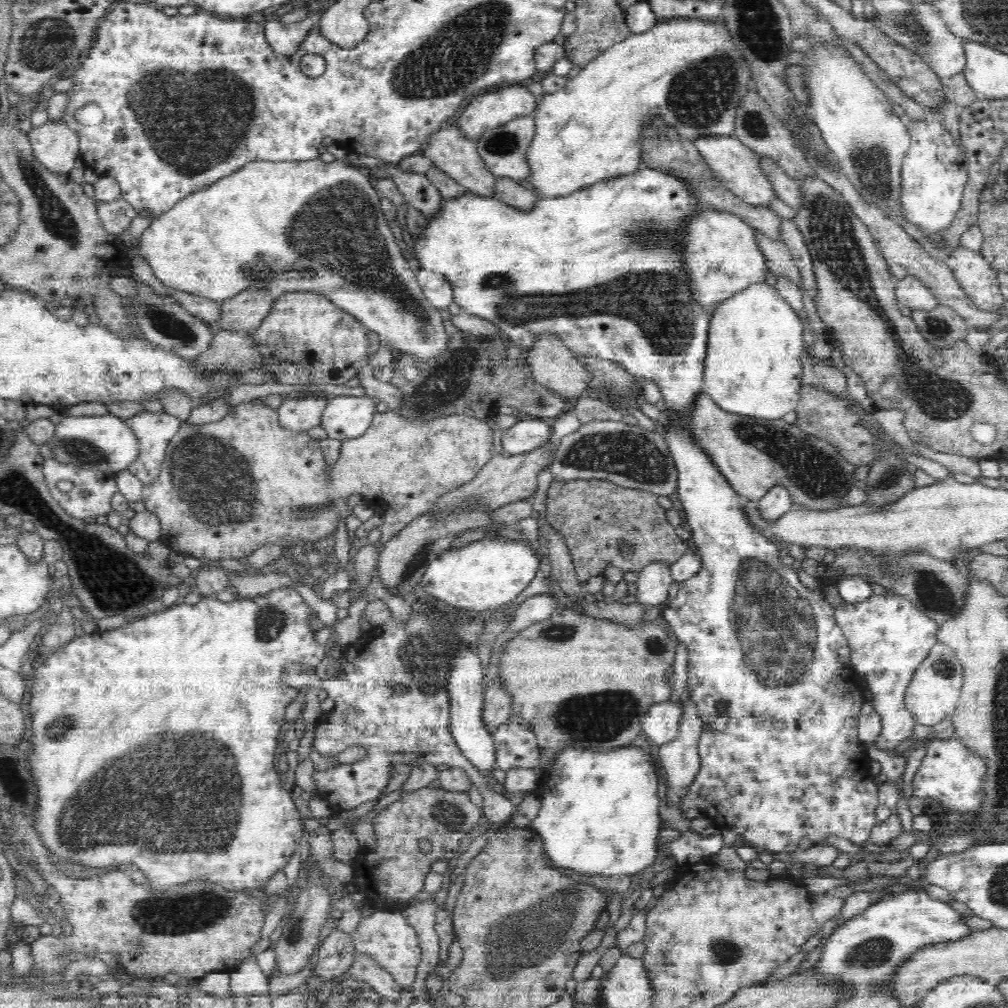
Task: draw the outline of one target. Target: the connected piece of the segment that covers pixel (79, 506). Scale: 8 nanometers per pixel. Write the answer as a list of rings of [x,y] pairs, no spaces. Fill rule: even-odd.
[[[46,459],[43,464],[43,475],[45,476],[46,485],[49,493],[54,497],[54,500],[65,511],[74,518],[84,519],[88,516],[102,516],[108,515],[112,510],[110,501],[114,493],[120,492],[118,484],[113,475],[108,475],[100,471],[81,469],[72,464],[62,464],[54,459]],[[70,481],[74,483],[74,488],[68,492],[60,492],[57,488],[58,482]]]

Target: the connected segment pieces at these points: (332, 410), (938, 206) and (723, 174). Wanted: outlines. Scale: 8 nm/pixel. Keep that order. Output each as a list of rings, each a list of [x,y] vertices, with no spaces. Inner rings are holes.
[[[367,393],[364,397],[334,396],[328,399],[320,425],[328,438],[341,441],[358,438],[368,430],[378,401],[379,398]]]
[[[931,118],[903,119],[911,139],[902,165],[902,204],[912,224],[934,232],[946,231],[961,208],[968,180],[965,153],[947,129]]]
[[[734,134],[708,135],[704,138],[694,139],[692,142],[701,154],[702,160],[710,167],[710,172],[722,182],[723,186],[739,196],[744,203],[762,207],[768,206],[770,202],[778,199],[771,181],[768,179],[768,173],[764,171],[762,164],[759,164],[759,155],[740,142]]]

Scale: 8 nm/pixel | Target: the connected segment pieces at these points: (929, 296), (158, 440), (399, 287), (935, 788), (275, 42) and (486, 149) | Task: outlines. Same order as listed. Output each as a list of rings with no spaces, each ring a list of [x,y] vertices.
[[[906,276],[895,284],[895,297],[900,306],[912,310],[932,310],[939,302],[932,292],[914,276]]]
[[[144,412],[126,420],[139,437],[139,456],[127,470],[136,475],[144,486],[159,475],[160,464],[170,439],[180,430],[183,421],[174,415]]]
[[[319,158],[280,162],[268,160],[249,161],[238,172],[234,172],[230,176],[224,176],[224,178],[216,180],[214,184],[205,185],[204,188],[196,189],[182,197],[176,205],[173,205],[172,209],[152,220],[150,227],[139,238],[140,246],[138,246],[138,250],[128,249],[127,253],[130,259],[138,258],[138,256],[144,258],[154,271],[156,278],[162,281],[166,288],[180,290],[217,302],[232,298],[232,296],[244,291],[268,291],[274,298],[284,293],[293,292],[313,292],[325,296],[338,308],[342,308],[349,315],[356,317],[365,327],[377,332],[381,343],[388,345],[395,353],[405,353],[428,362],[432,358],[438,358],[448,349],[449,335],[444,331],[444,320],[438,309],[427,302],[427,298],[417,280],[417,271],[410,270],[411,262],[404,260],[404,256],[402,256],[402,252],[396,244],[397,238],[393,232],[390,232],[380,208],[381,201],[378,194],[376,194],[376,190],[356,170],[356,166],[346,166],[346,164],[338,162],[338,159],[330,163],[326,163]]]
[[[932,738],[928,741],[925,758],[921,761],[913,780],[913,795],[920,800],[932,800],[942,806],[944,813],[952,809],[976,809],[981,803],[981,778],[985,773],[983,762],[974,753],[966,751],[960,739]]]
[[[322,9],[309,13],[304,20],[299,22],[283,24],[280,21],[270,20],[265,22],[265,35],[268,44],[276,54],[292,56],[300,50],[300,44],[304,38],[312,32],[312,28],[319,24]]]
[[[529,113],[518,116],[502,125],[484,131],[476,140],[479,155],[487,165],[487,169],[499,180],[520,180],[531,174],[530,164],[527,163],[527,148],[535,138],[535,117]]]

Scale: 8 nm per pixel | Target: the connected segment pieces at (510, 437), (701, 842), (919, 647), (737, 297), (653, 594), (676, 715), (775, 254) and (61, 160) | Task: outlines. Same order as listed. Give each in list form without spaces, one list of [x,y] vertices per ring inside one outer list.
[[[538,417],[518,420],[512,427],[500,433],[498,453],[508,455],[524,454],[548,440],[551,428]]]
[[[693,830],[682,833],[672,842],[660,842],[657,851],[662,850],[676,857],[680,865],[684,863],[698,863],[708,861],[710,856],[715,855],[724,848],[724,841],[721,840],[721,834],[702,836]]]
[[[880,590],[864,602],[845,602],[836,606],[835,619],[847,637],[852,668],[862,676],[870,701],[882,718],[884,728],[877,738],[877,746],[881,750],[890,750],[908,738],[917,724],[905,708],[904,696],[915,670],[937,643],[939,624],[917,610],[905,596]]]
[[[770,284],[748,287],[736,292],[730,299],[716,304],[709,328],[703,392],[731,414],[768,420],[782,419],[790,410],[795,410],[800,400],[803,382],[803,363],[800,358],[805,352],[802,330],[802,323],[796,311],[780,295],[778,289]]]
[[[652,562],[640,570],[635,584],[635,602],[646,606],[661,606],[668,597],[668,588],[673,578],[670,564]]]
[[[676,699],[653,704],[643,719],[644,734],[656,747],[673,742],[680,732],[682,718],[683,707]]]
[[[754,230],[756,241],[759,242],[760,250],[767,261],[768,271],[777,278],[786,276],[793,284],[802,284],[802,276],[794,263],[792,253],[781,240],[773,240],[768,236]]]
[[[47,120],[42,126],[32,127],[28,142],[33,158],[51,174],[70,174],[80,157],[77,136],[60,120]]]

